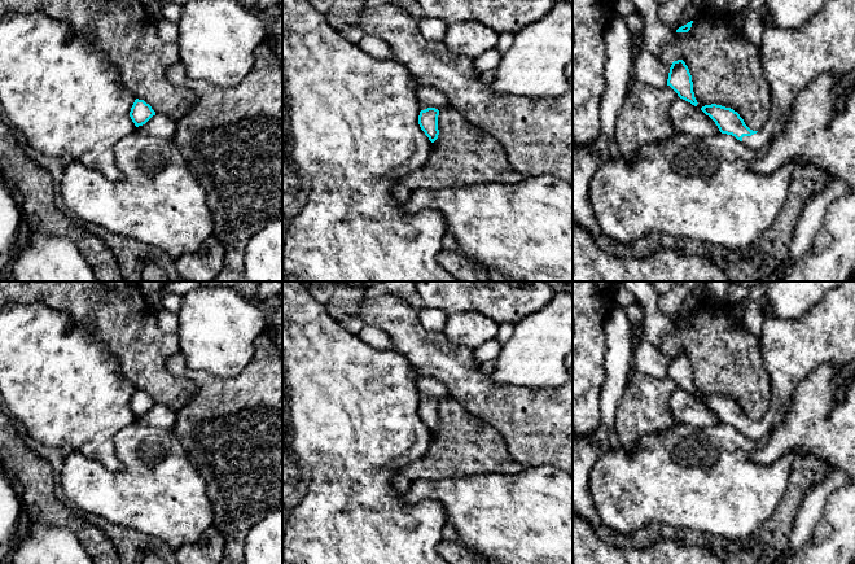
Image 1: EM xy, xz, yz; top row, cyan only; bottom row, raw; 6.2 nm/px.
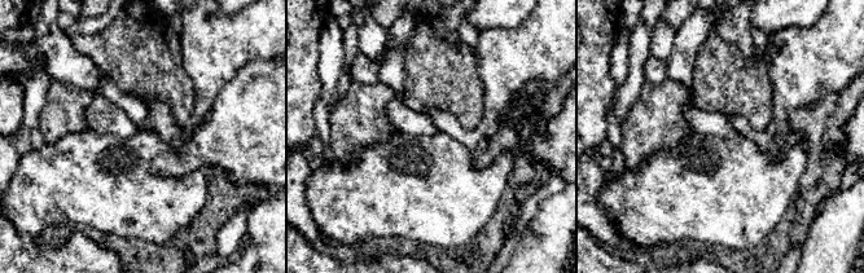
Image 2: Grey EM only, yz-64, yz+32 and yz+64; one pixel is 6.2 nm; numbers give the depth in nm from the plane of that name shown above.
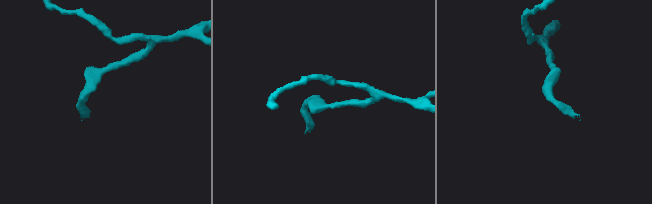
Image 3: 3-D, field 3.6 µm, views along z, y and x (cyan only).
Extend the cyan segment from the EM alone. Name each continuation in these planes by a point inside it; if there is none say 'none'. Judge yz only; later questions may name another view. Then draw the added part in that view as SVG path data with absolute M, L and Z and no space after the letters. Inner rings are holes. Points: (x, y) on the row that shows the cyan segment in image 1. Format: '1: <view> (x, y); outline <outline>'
1: yz (790, 58); outline M829 0L803 26L794 29L764 25L759 61L770 84L770 118L764 126L742 141L760 154L781 130L798 95L817 76L832 74L847 79L855 73L855 0Z

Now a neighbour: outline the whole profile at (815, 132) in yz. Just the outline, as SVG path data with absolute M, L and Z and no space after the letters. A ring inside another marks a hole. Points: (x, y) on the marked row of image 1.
M832 74L814 79L798 95L767 153L759 154L750 169L770 174L788 161L810 163L855 187L855 74L847 79ZM838 95L846 97L841 112L836 109Z

